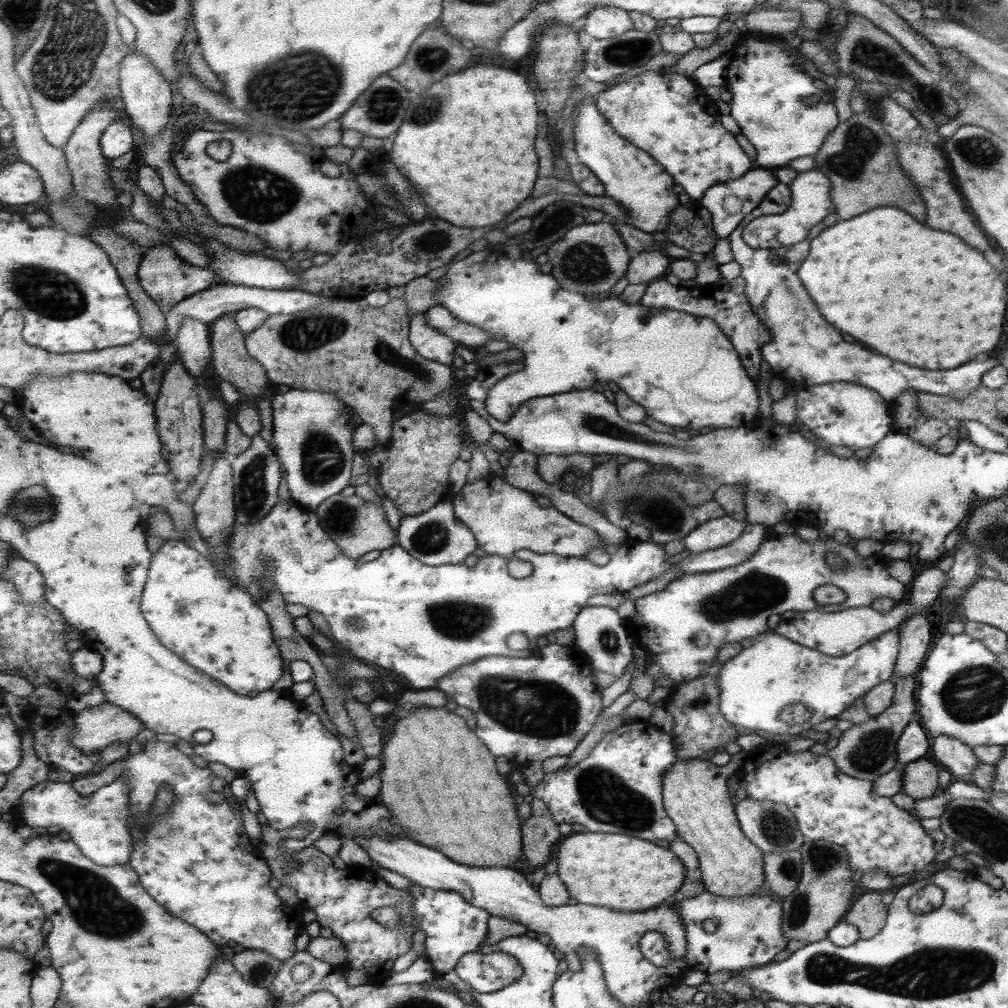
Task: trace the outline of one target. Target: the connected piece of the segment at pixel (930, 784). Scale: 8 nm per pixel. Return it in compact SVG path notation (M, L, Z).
M926 758L916 759L901 767L904 771L902 792L914 799L930 799L941 792L938 785L938 772L941 766Z

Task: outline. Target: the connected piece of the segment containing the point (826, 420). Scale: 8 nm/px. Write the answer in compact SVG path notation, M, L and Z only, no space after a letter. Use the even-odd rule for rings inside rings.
M828 382L818 386L802 386L794 392L797 420L803 422L809 430L817 434L822 441L831 446L846 446L850 450L870 448L878 444L891 431L892 416L888 403L874 390L848 382Z

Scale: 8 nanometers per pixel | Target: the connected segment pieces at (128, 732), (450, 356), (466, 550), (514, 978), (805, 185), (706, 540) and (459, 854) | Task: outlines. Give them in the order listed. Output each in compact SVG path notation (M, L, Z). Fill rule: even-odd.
M106 701L98 706L73 712L76 727L72 733L72 746L84 754L100 754L117 740L129 742L146 728L130 710Z
M428 312L412 319L411 342L425 358L453 367L458 343L452 338L433 330L427 322Z
M447 499L433 509L419 515L404 515L399 526L399 545L430 566L465 563L478 550L479 540L471 526L462 521L455 511L455 501Z
M504 951L488 954L471 952L462 957L457 971L460 977L472 984L476 990L481 993L491 993L504 990L514 982L518 982L526 974L526 967L518 957Z
M809 170L798 172L794 182L789 184L792 202L786 211L780 214L763 215L753 219L746 227L743 233L743 238L748 245L756 247L756 249L775 249L778 247L787 247L799 242L802 242L808 236L809 230L822 223L822 220L836 213L834 203L830 197L830 189L832 184L826 182L826 176L818 170ZM828 186L828 192L826 192Z
M726 514L717 519L706 521L685 538L691 553L700 553L708 549L718 549L730 545L736 538L743 536L747 523Z
M428 705L424 707L416 707L408 712L398 711L398 714L408 714L408 716L398 716L396 724L394 726L394 736L388 739L385 744L383 752L384 768L382 770L383 787L381 790L380 800L384 803L388 803L395 814L394 818L403 824L413 838L417 838L419 843L424 846L432 847L436 850L444 850L444 854L453 858L455 862L461 864L467 864L467 866L484 866L485 868L492 868L494 866L506 867L516 869L514 864L520 862L522 854L524 854L524 846L522 846L522 825L520 825L521 817L518 816L518 810L516 808L516 798L512 796L514 790L510 786L510 782L506 780L506 776L502 776L498 772L498 766L496 766L496 756L492 754L491 750L488 750L489 746L484 744L484 740L466 724L466 718L456 714L452 710L448 710L446 707L430 707Z

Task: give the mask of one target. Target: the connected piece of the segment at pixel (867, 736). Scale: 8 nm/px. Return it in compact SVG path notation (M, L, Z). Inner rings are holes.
M892 675L895 694L892 704L882 714L871 716L868 721L844 730L836 747L828 749L828 754L838 770L852 776L873 782L882 774L899 767L896 760L896 745L906 725L916 714L917 675Z

